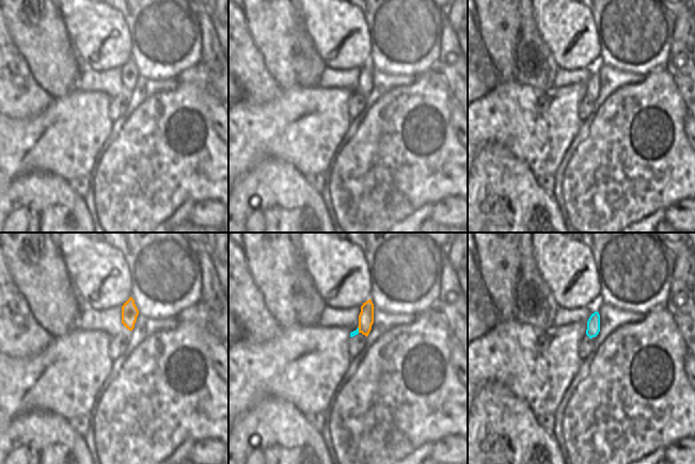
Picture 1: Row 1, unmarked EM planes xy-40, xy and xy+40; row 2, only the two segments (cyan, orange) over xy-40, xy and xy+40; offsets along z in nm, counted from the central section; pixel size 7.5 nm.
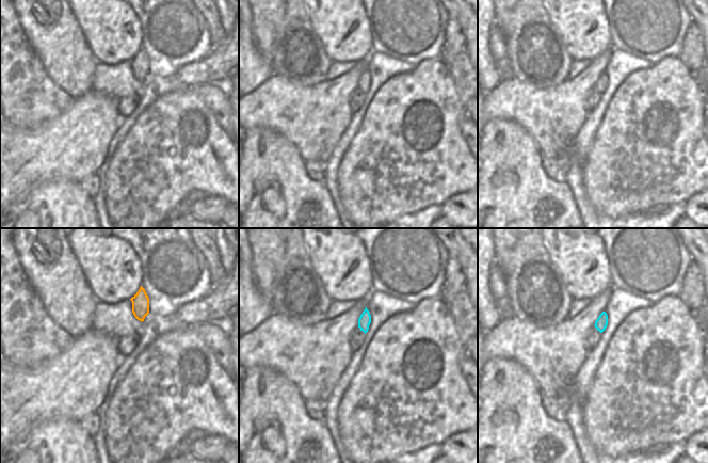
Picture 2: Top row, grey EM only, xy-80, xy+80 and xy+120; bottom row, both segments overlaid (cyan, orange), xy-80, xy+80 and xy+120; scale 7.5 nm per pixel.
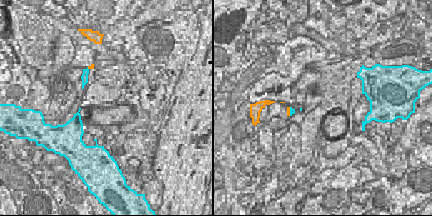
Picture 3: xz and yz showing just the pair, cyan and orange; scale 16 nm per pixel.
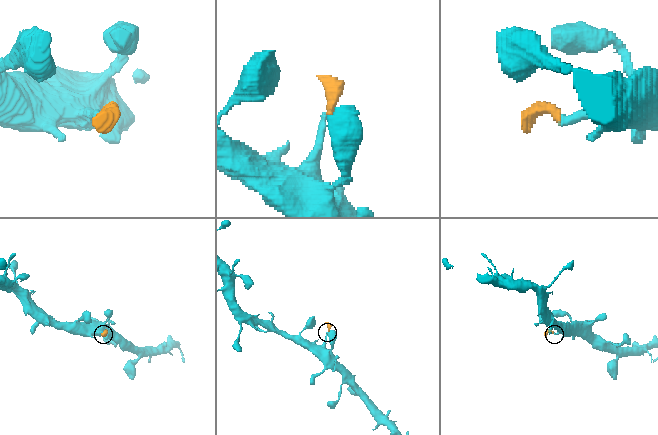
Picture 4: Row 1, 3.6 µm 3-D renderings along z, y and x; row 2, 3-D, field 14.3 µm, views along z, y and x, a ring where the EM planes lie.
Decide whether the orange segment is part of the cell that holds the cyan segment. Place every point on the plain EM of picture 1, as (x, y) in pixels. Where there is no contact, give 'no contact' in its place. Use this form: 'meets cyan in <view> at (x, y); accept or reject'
meets cyan in xy at (358, 91); accept

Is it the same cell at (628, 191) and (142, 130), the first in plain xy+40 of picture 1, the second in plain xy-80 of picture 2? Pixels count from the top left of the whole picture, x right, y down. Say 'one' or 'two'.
one

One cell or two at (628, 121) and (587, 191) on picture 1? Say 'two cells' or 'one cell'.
one cell

